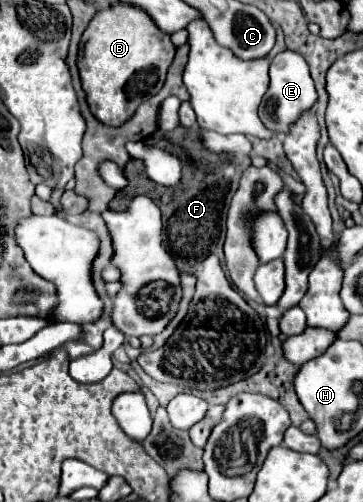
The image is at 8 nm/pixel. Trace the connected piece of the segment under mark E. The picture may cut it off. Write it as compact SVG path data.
M285 50L271 60L269 78L271 78L271 84L259 106L259 118L263 120L263 124L269 130L273 130L277 134L285 134L289 130L289 124L295 122L295 118L303 110L307 110L307 106L313 106L317 102L317 92L315 92L311 76L309 76L309 66L307 66L305 58L301 54L295 54L293 50Z

